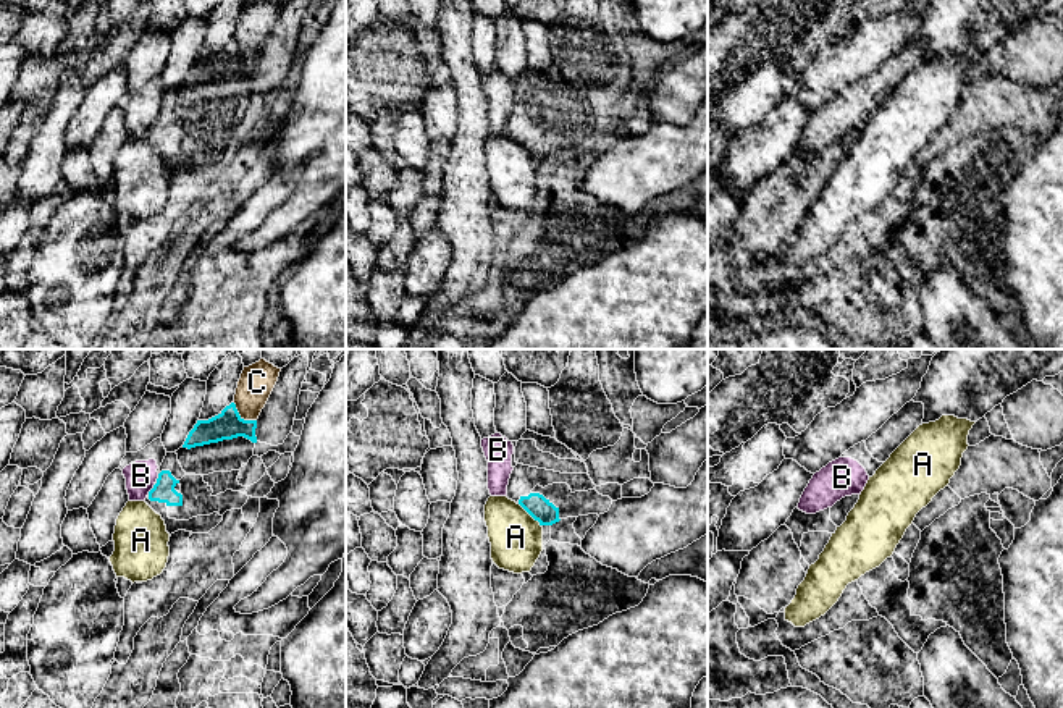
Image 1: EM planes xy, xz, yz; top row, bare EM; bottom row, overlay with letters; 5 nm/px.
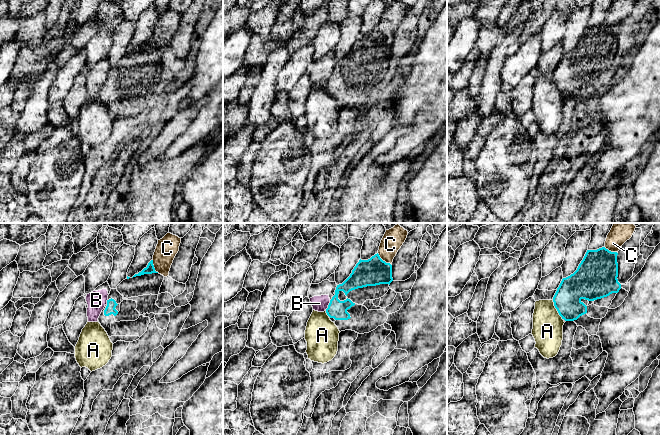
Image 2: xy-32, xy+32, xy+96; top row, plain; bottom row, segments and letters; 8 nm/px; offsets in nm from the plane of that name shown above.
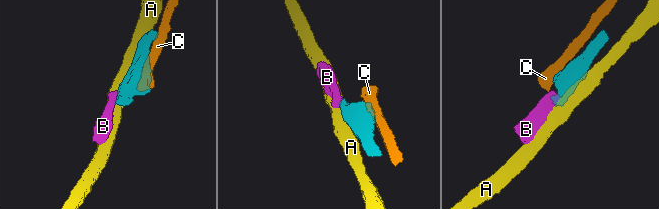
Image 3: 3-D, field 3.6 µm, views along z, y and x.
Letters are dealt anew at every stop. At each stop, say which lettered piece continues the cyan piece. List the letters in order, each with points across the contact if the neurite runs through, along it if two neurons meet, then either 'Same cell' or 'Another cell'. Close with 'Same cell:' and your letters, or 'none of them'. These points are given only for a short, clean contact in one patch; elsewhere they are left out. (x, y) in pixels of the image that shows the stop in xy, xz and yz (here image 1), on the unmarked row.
A: Another cell
B: Boundary: xy (155, 122), (147, 131). Another cell
C: Boundary: xy (233, 41), (244, 57), (256, 58). Another cell
Same cell: none of them

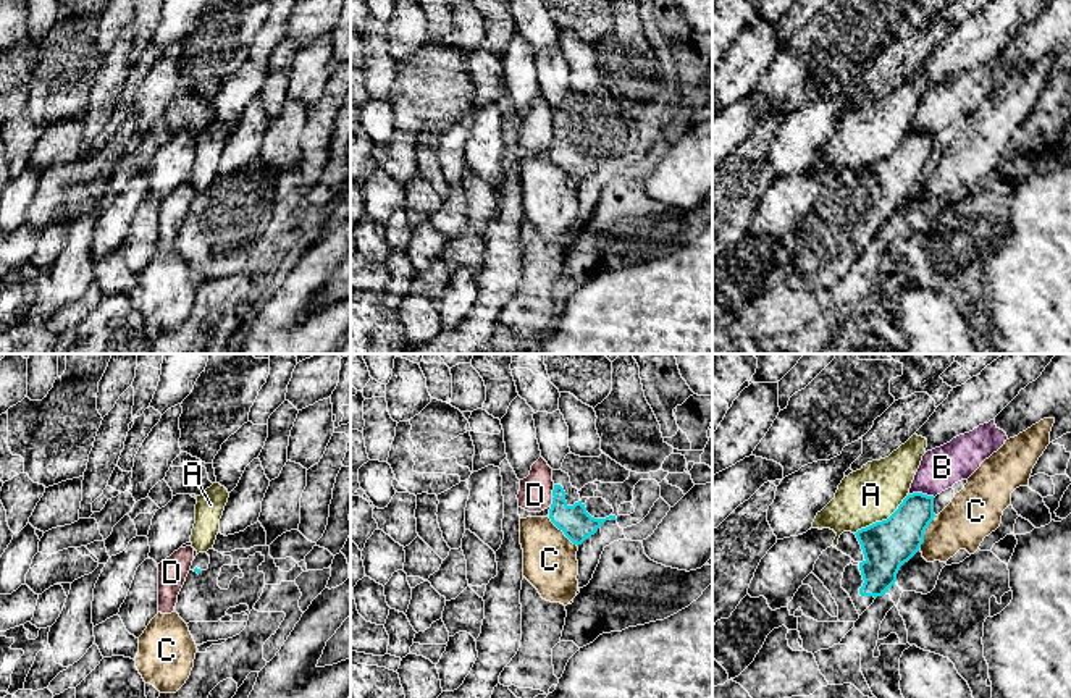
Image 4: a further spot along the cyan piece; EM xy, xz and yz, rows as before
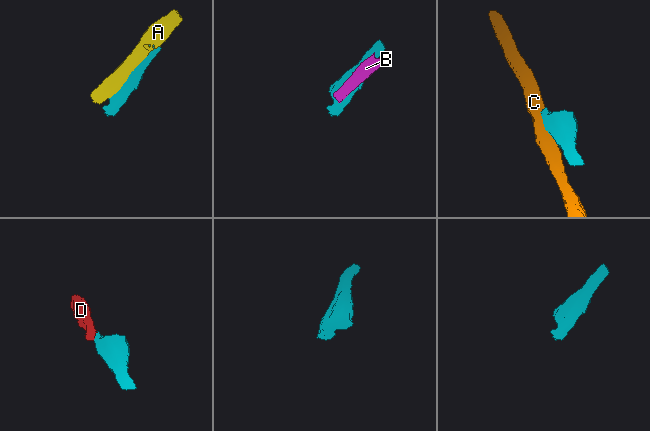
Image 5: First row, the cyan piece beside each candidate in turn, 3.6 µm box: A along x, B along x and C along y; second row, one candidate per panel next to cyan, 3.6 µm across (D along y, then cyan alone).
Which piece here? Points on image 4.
A: Another cell
B: Another cell
C: Another cell
D: Boundary: xz (554, 123), (551, 133). Another cell
Same cell: none of them

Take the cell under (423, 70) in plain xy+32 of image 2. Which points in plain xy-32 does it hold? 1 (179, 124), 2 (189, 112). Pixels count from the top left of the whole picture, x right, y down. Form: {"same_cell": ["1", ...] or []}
{"same_cell": []}

